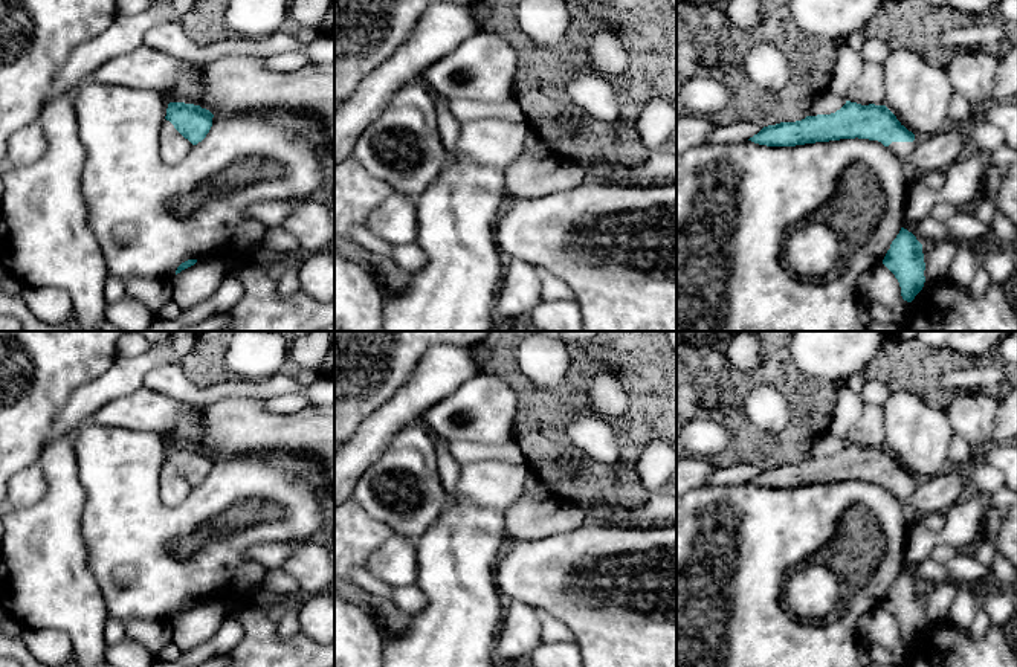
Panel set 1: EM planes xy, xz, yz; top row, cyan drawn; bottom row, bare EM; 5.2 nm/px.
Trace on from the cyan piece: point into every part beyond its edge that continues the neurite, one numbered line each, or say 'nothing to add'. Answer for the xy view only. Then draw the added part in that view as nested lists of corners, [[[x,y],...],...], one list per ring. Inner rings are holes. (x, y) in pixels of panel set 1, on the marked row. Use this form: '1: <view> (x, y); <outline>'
1: xy (190, 87); [[[185,66],[177,76],[177,85],[166,96],[168,102],[185,102],[199,105],[205,92],[202,70],[194,66]]]

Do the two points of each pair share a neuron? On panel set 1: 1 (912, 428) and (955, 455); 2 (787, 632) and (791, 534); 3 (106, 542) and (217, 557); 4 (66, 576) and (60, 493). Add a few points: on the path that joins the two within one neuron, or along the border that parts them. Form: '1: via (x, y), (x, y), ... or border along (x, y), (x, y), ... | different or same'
1: border along (956, 432), (949, 451), (950, 466) | different
2: via (771, 608), (771, 559) | same
3: via (133, 562), (139, 568), (190, 568) | same
4: via (60, 556), (60, 513) | same

